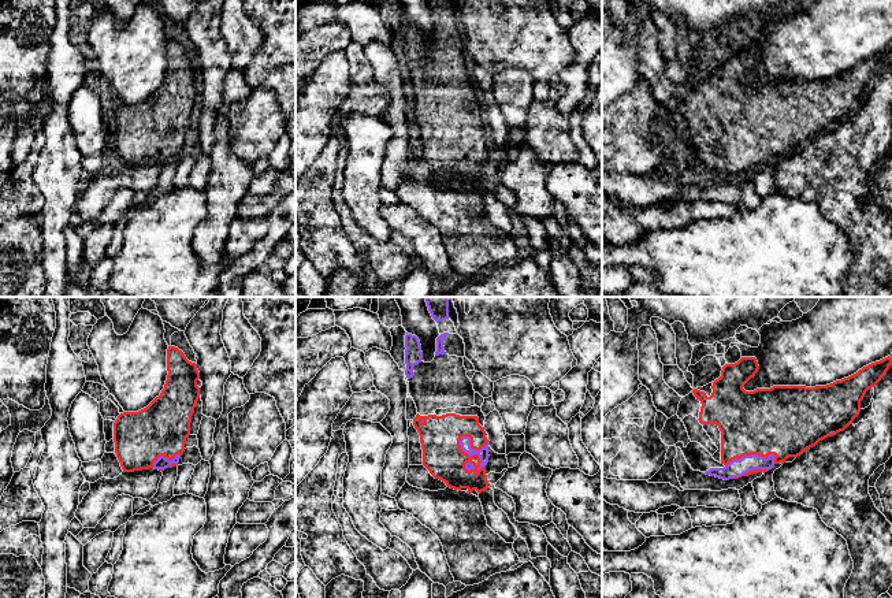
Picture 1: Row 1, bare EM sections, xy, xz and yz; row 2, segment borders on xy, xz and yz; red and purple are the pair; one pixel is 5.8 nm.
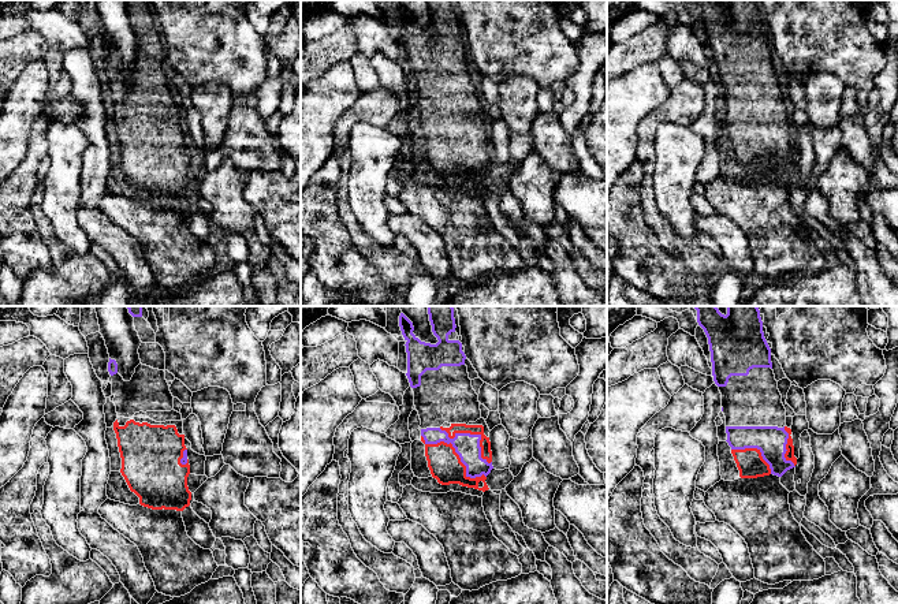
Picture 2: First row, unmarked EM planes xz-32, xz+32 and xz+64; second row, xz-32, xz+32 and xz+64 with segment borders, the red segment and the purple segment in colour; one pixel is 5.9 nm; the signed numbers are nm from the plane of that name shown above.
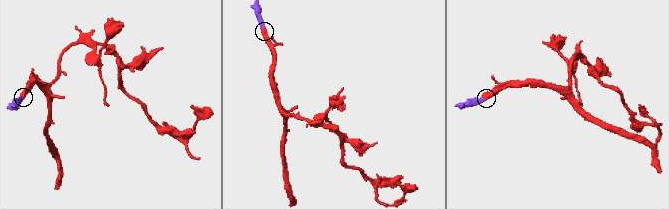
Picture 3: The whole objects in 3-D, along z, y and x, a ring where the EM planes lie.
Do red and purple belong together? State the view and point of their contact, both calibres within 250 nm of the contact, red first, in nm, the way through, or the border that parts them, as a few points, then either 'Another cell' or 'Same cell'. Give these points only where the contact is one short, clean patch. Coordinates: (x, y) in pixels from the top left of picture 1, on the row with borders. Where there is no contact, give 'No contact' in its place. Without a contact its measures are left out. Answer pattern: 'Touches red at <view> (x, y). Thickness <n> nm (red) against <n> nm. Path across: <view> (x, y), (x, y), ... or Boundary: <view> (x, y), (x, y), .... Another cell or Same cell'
Touches red at xz (472, 456). Thickness 240 nm (red) against 60 nm. Same cell

